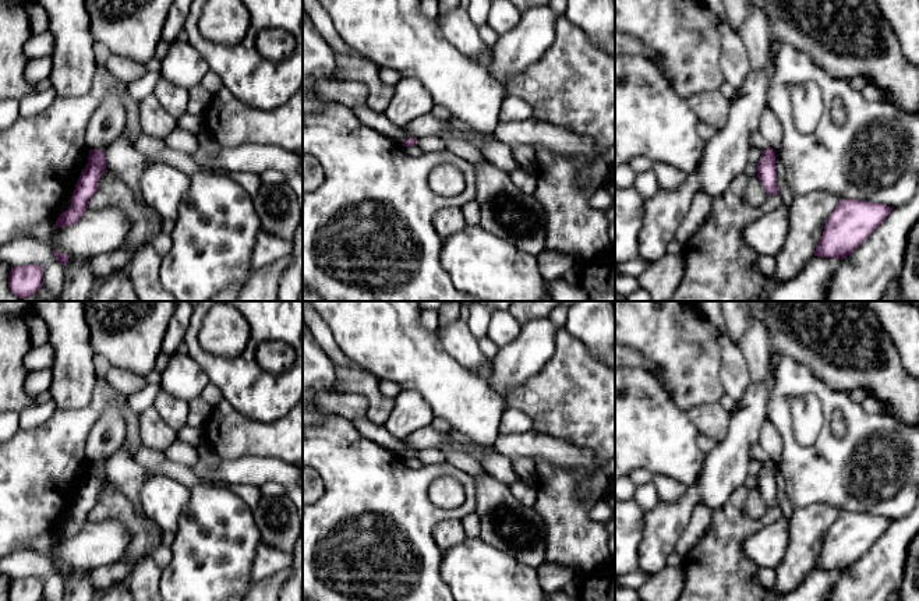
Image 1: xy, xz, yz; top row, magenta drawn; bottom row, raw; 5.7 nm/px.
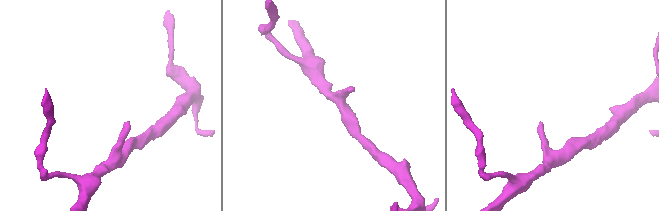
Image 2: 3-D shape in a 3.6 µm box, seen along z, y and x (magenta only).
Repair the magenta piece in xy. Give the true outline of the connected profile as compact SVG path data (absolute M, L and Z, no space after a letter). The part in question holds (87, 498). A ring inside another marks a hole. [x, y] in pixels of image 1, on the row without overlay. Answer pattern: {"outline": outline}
{"outline": "M91 462L88 476L82 482L71 509L71 520L60 526L56 533L57 540L66 541L79 533L79 530L88 522L89 512L98 503L100 488L106 481L107 476L105 464L99 462Z"}

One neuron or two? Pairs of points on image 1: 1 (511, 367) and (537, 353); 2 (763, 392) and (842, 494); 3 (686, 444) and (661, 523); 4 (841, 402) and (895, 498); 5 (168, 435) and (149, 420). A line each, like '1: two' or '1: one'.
1: one
2: two
3: two
4: one
5: one

